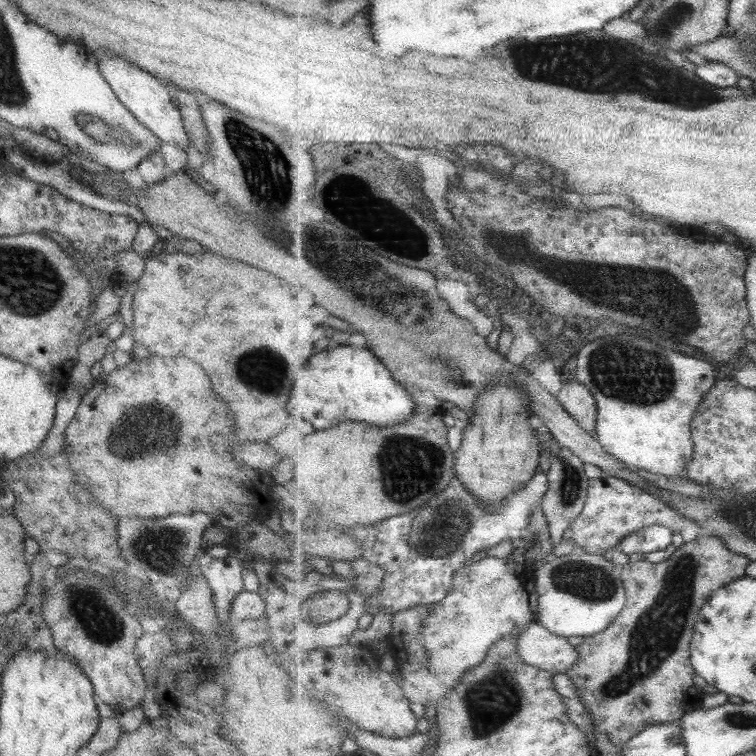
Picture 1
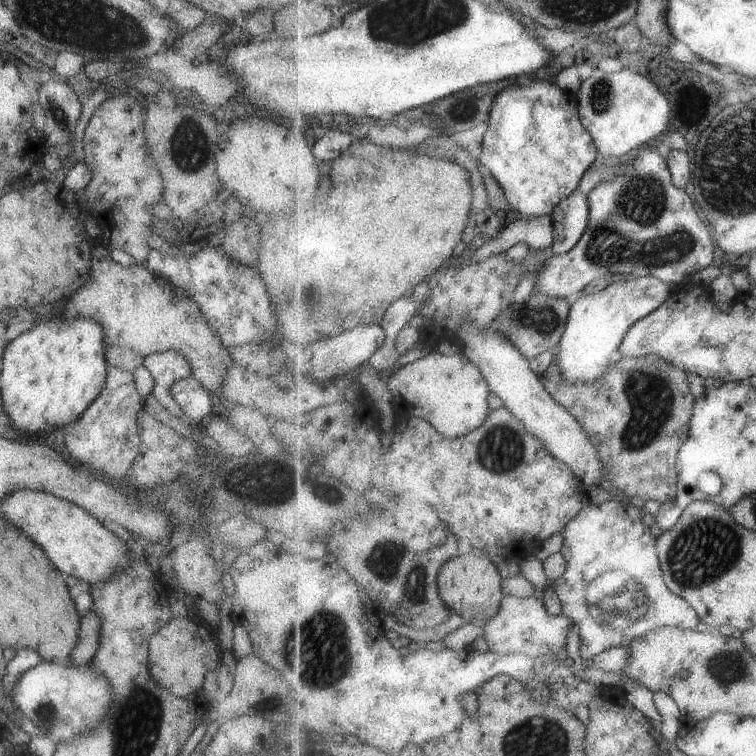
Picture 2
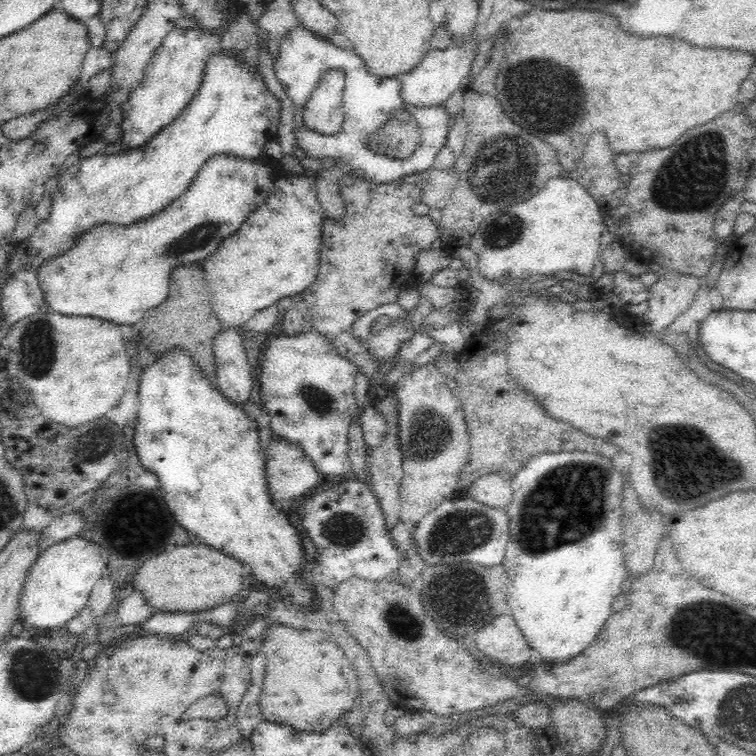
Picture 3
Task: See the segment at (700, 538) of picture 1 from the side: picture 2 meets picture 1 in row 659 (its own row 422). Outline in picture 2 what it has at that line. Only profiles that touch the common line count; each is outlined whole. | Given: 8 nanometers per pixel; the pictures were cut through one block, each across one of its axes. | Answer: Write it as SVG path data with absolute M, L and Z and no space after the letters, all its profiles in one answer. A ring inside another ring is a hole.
M657 355L619 357L605 376L589 382L577 382L565 376L559 358L555 356L551 366L539 376L545 390L581 423L589 440L600 453L607 479L617 490L622 491L627 498L639 496L645 501L656 500L661 504L677 498L680 479L677 456L689 440L697 400L689 388L689 374Z

